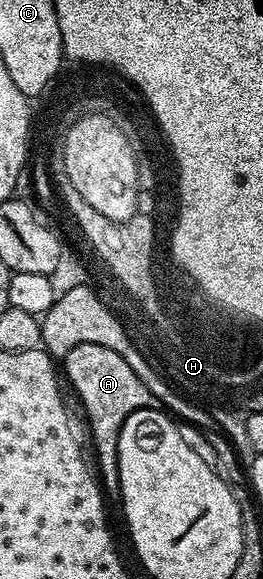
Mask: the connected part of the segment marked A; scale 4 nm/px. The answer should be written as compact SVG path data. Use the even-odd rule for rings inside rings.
M71 352L63 359L63 374L69 377L85 414L89 417L89 430L93 433L93 446L97 449L97 466L99 482L106 491L120 491L121 477L117 471L117 441L121 435L123 424L129 410L129 392L148 392L143 390L143 384L135 380L135 372L127 370L123 364L79 364L79 358L73 358ZM65 366L65 370L64 370ZM101 469L101 474L100 470Z

